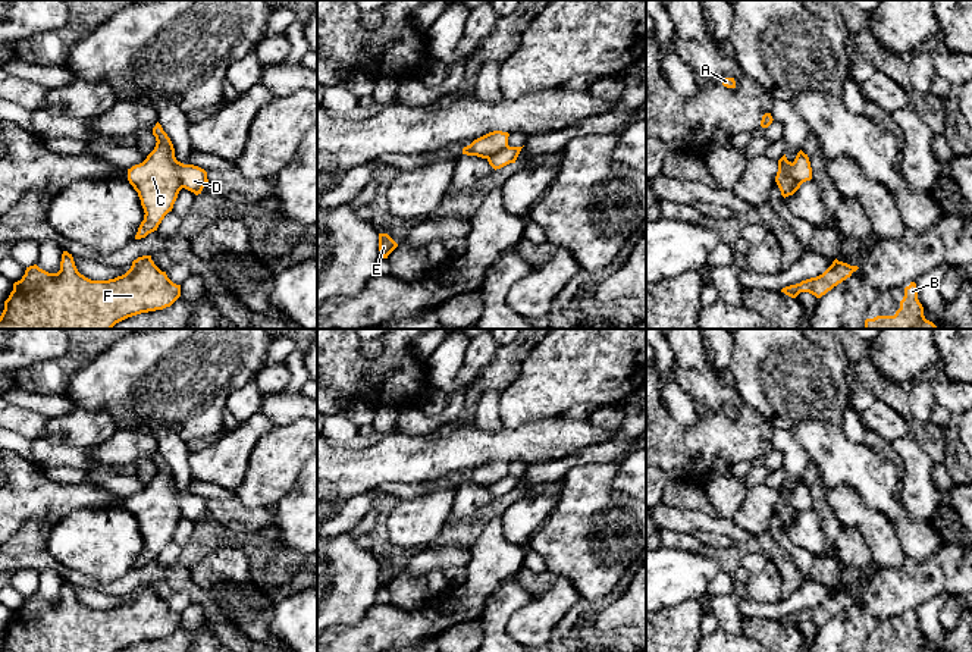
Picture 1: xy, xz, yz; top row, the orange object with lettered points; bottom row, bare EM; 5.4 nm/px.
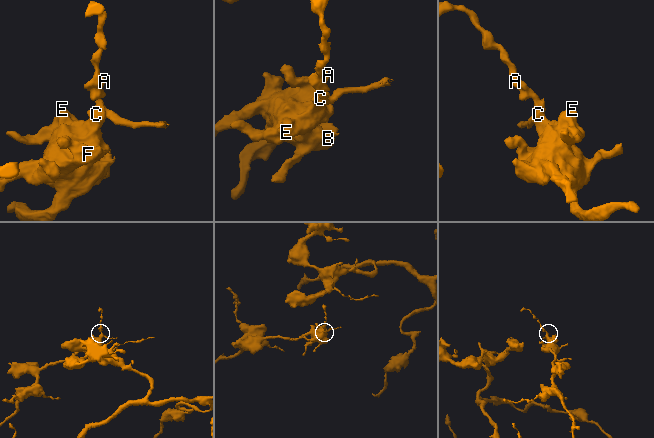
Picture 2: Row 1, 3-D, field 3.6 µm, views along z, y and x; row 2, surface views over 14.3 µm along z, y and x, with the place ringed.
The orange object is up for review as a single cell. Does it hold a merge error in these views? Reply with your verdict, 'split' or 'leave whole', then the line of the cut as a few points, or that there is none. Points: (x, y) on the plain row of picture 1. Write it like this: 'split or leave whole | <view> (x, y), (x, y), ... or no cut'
split | xy (173, 486), (176, 505), (182, 516)

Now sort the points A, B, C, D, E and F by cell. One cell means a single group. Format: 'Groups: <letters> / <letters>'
Groups: A B C E F / D

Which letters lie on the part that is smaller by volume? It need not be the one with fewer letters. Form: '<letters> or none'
D

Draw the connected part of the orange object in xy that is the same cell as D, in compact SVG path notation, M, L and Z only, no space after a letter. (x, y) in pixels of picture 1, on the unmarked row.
M176 489L176 499L182 517L194 521L195 524L201 523L204 514L208 511L207 501L198 495L184 493Z

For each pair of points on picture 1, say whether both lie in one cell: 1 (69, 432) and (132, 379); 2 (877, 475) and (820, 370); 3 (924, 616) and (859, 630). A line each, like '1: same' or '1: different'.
1: different
2: same
3: different

